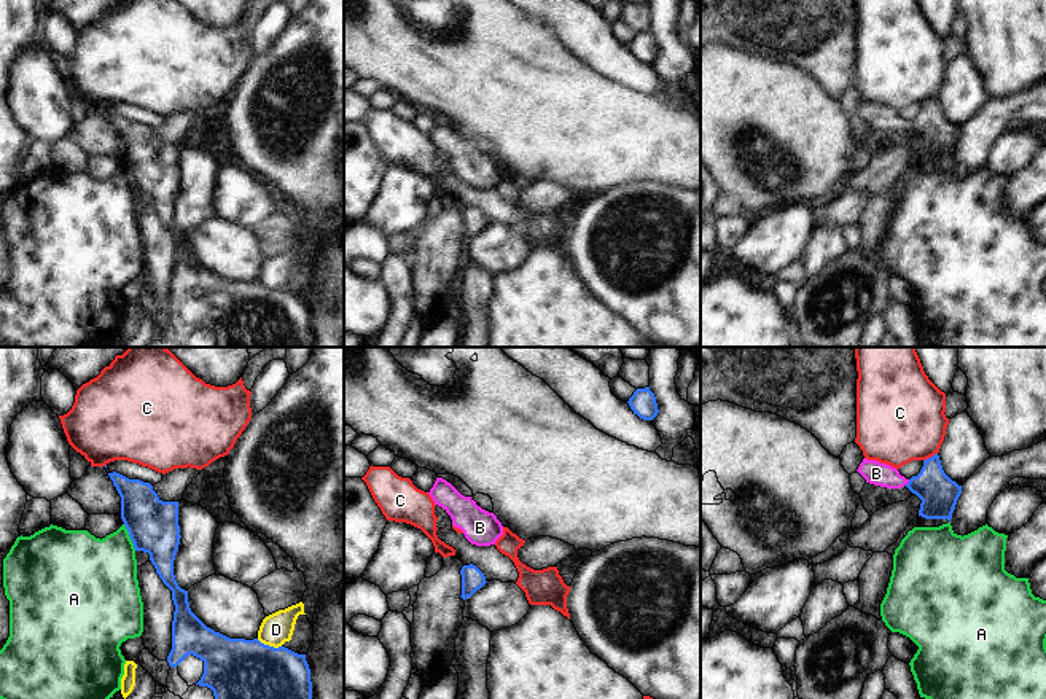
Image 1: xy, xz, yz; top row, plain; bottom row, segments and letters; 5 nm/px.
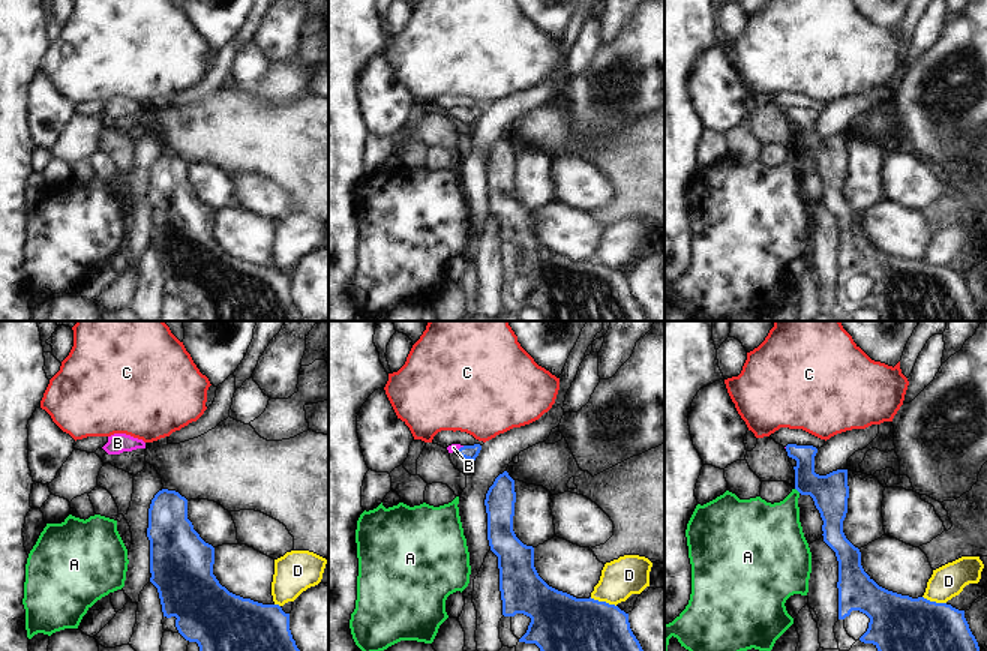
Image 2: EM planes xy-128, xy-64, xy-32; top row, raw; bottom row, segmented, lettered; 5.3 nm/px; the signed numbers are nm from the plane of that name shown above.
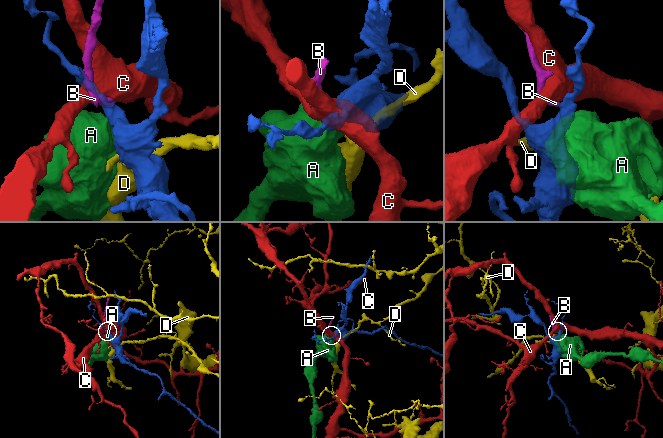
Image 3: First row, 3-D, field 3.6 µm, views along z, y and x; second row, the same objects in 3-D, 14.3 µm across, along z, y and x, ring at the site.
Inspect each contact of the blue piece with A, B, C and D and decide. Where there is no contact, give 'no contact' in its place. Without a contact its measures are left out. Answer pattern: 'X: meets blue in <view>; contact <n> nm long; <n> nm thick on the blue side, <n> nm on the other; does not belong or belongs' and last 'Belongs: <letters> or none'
A: meets blue in xy; contact 150 nm long; 260 nm thick on the blue side, 360 nm on the other; does not belong
B: meets blue in yz; contact 40 nm long; 190 nm thick on the blue side, 120 nm on the other; belongs
C: meets blue in yz; contact 80 nm long; 190 nm thick on the blue side, 440 nm on the other; does not belong
D: meets blue in xy; contact 130 nm long; 480 nm thick on the blue side, 160 nm on the other; does not belong
Belongs: B

